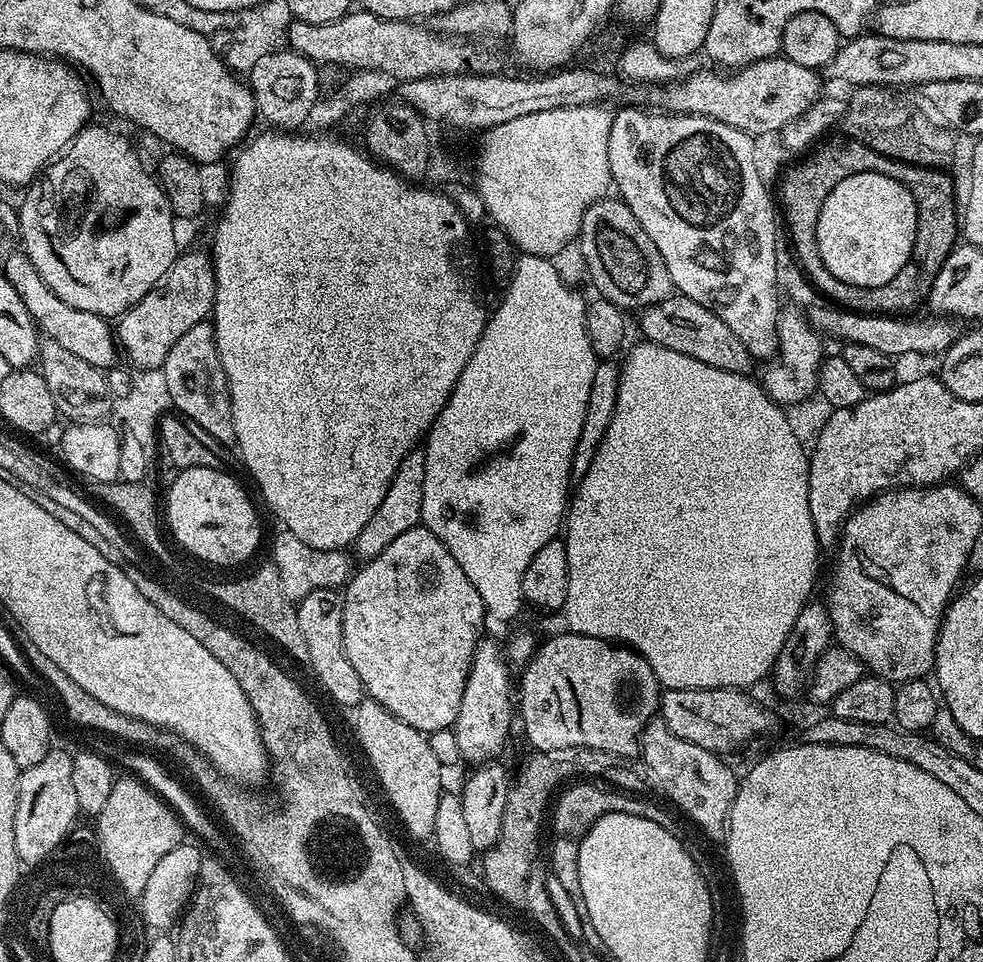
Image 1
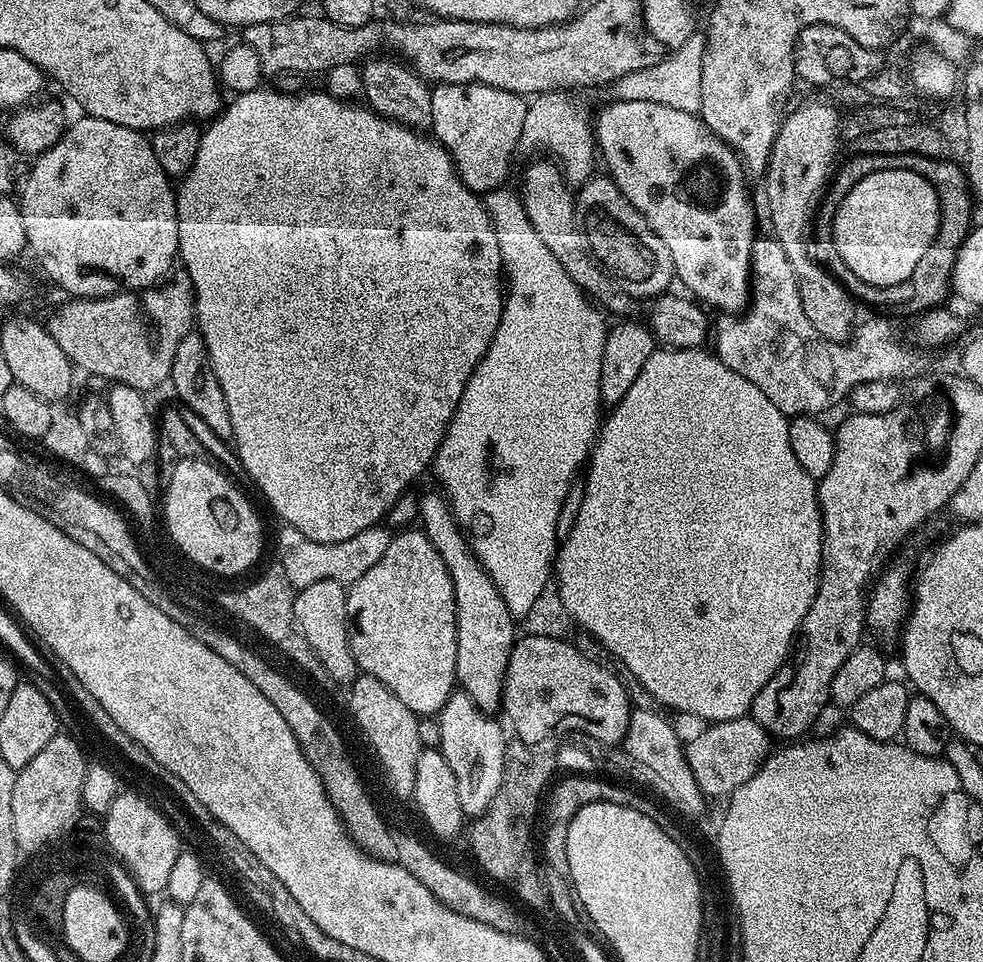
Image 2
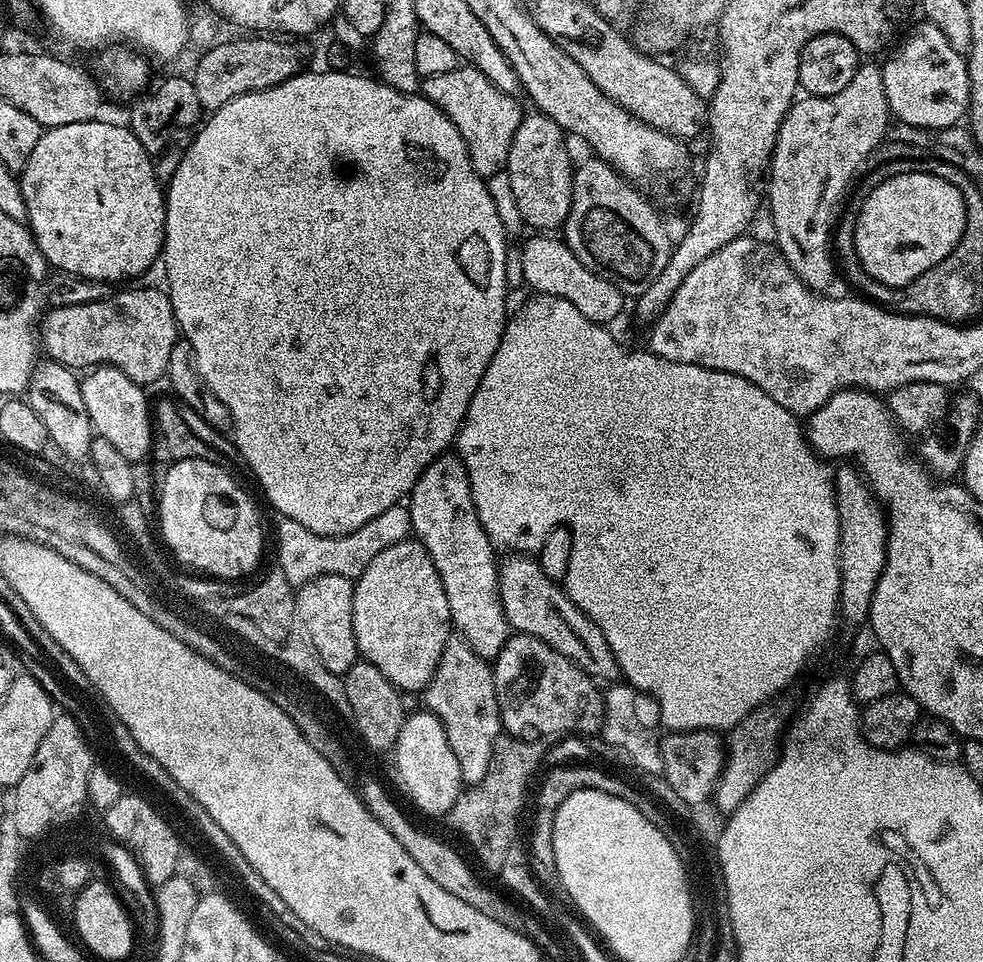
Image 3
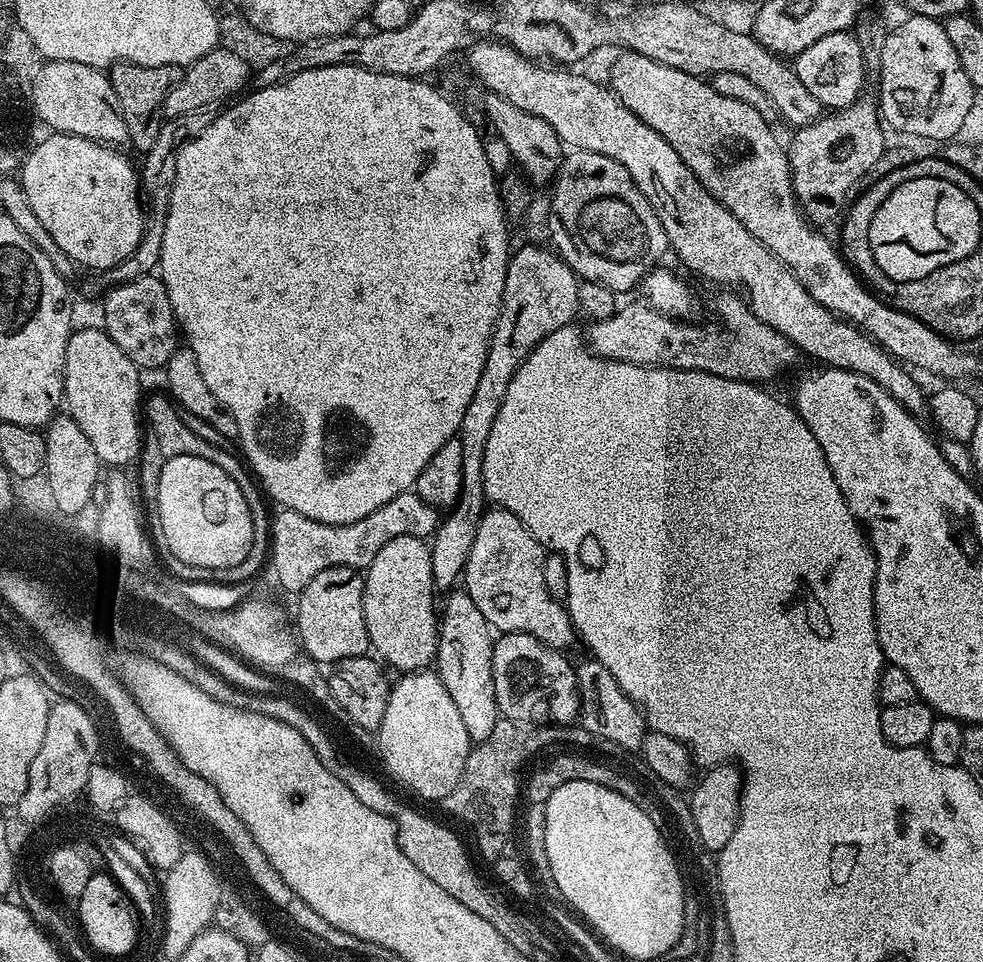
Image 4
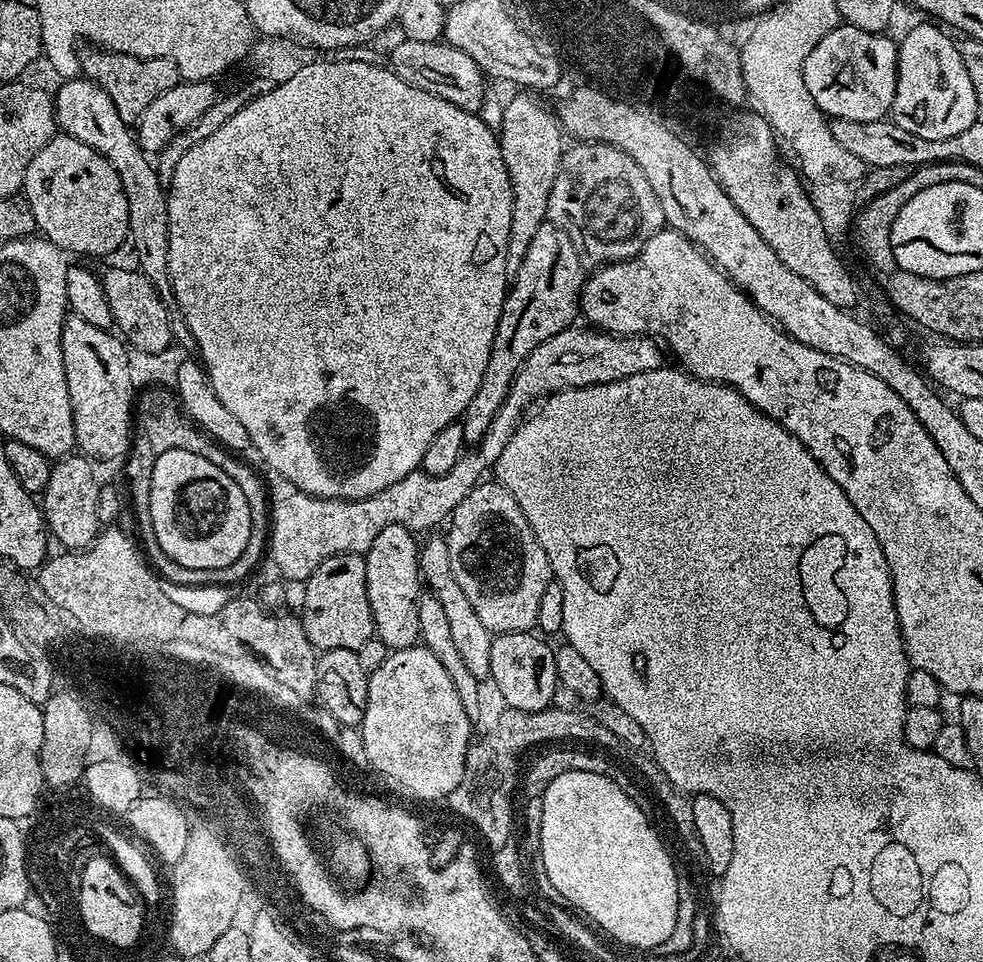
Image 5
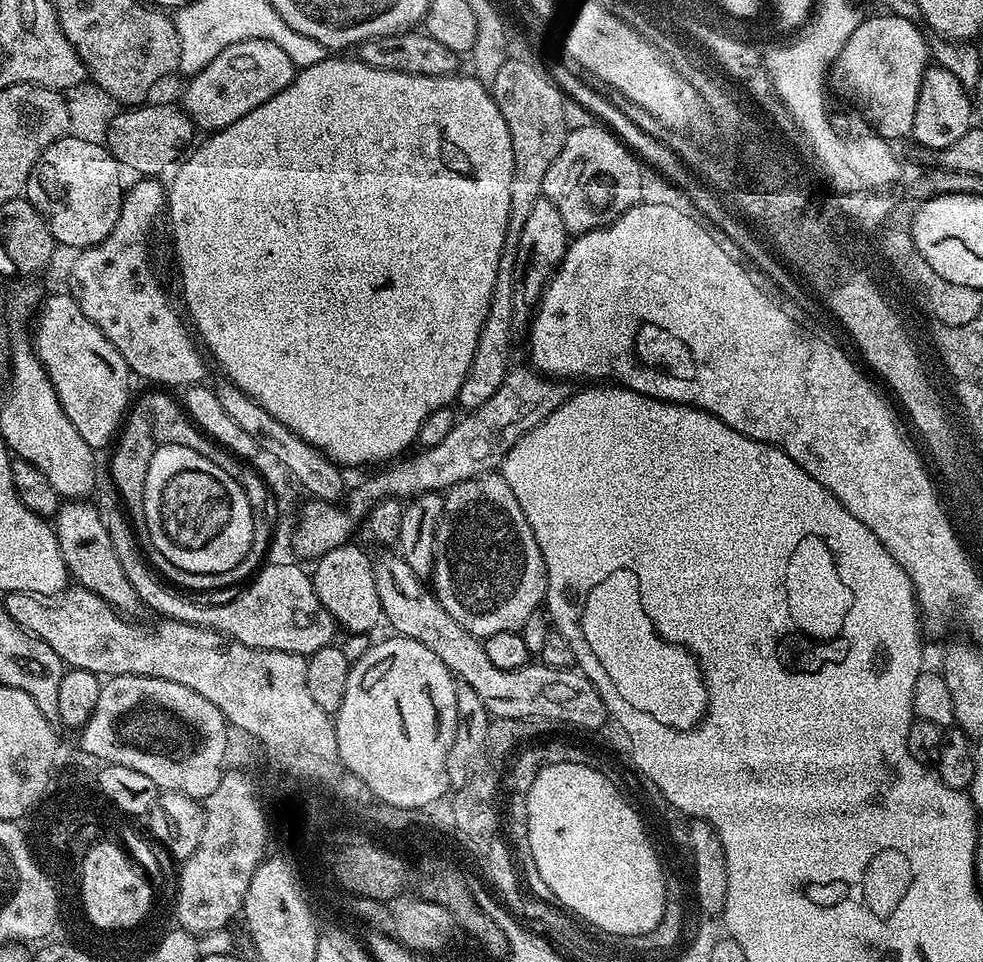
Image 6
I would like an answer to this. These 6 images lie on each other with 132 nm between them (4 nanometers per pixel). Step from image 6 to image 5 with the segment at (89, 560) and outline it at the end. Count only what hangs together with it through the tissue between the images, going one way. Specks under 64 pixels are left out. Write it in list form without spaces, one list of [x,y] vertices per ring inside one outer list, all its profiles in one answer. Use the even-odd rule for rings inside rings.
[[[69,454],[53,463],[50,482],[42,493],[42,511],[51,539],[64,547],[61,549],[83,550],[101,531],[102,522],[98,518],[100,484],[92,467],[93,461],[83,454]]]

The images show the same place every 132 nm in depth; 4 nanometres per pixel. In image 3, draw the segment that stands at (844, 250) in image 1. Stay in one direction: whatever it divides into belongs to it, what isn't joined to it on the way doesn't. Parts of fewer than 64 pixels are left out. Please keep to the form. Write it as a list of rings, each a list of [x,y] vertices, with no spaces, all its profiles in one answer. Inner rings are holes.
[[[893,171],[863,199],[860,213],[854,216],[852,245],[869,281],[884,284],[886,288],[905,288],[914,282],[914,278],[938,266],[938,262],[942,262],[942,258],[946,258],[946,254],[958,246],[958,238],[962,238],[962,230],[966,230],[966,202],[962,202],[958,186],[950,186],[946,178],[938,178],[929,172]]]

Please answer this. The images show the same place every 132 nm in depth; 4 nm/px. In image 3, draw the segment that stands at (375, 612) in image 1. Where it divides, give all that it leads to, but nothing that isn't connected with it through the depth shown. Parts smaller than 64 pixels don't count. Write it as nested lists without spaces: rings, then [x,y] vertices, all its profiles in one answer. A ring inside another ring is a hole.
[[[409,538],[382,550],[370,566],[354,582],[354,638],[357,653],[367,663],[378,666],[382,674],[401,693],[423,693],[434,678],[434,670],[446,650],[446,642],[454,629],[450,618],[450,602],[446,602],[446,590],[442,590],[442,578],[434,570],[430,554],[420,545],[420,541]]]

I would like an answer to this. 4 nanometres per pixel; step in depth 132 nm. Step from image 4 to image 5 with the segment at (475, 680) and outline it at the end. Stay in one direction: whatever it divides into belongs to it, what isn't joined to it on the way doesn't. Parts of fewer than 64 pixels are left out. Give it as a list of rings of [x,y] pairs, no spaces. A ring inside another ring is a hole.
[[[429,535],[428,541],[420,544],[420,575],[427,591],[442,602],[442,610],[446,610],[446,618],[450,625],[450,631],[458,649],[458,655],[462,657],[462,662],[466,662],[470,674],[478,678],[488,676],[490,670],[490,646],[492,645],[493,632],[486,630],[482,626],[482,621],[478,619],[478,614],[474,614],[474,606],[470,606],[466,594],[462,594],[462,586],[458,586],[454,574],[450,570],[450,550],[447,539],[443,535]]]

